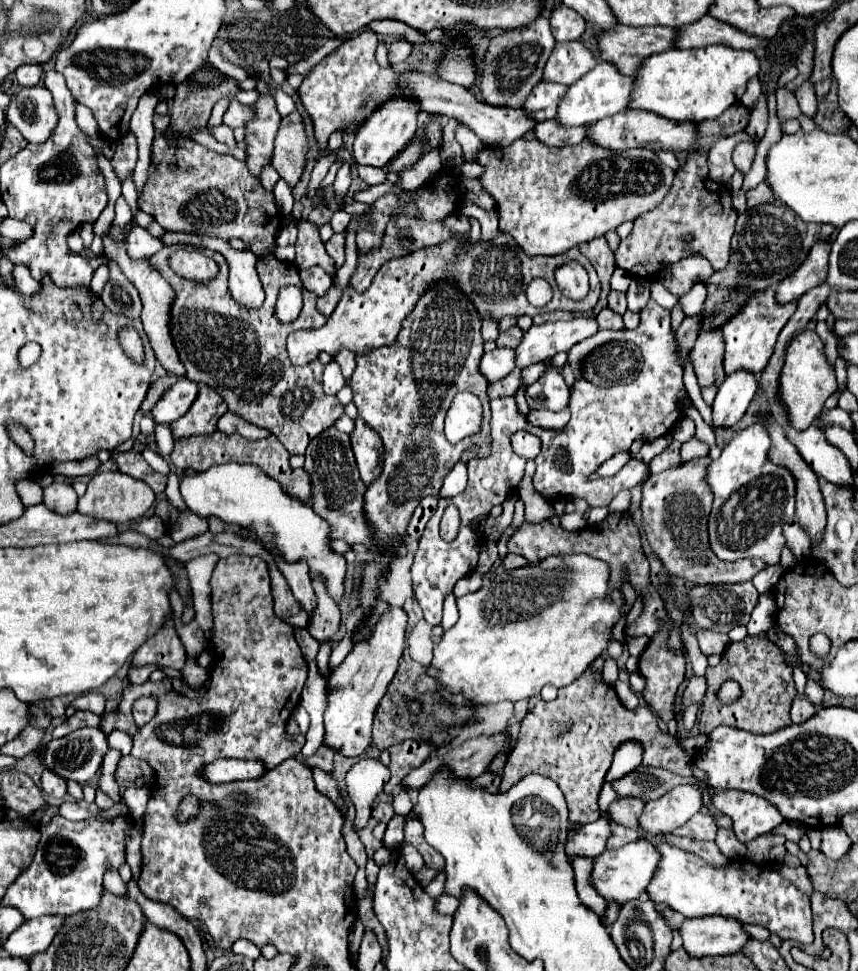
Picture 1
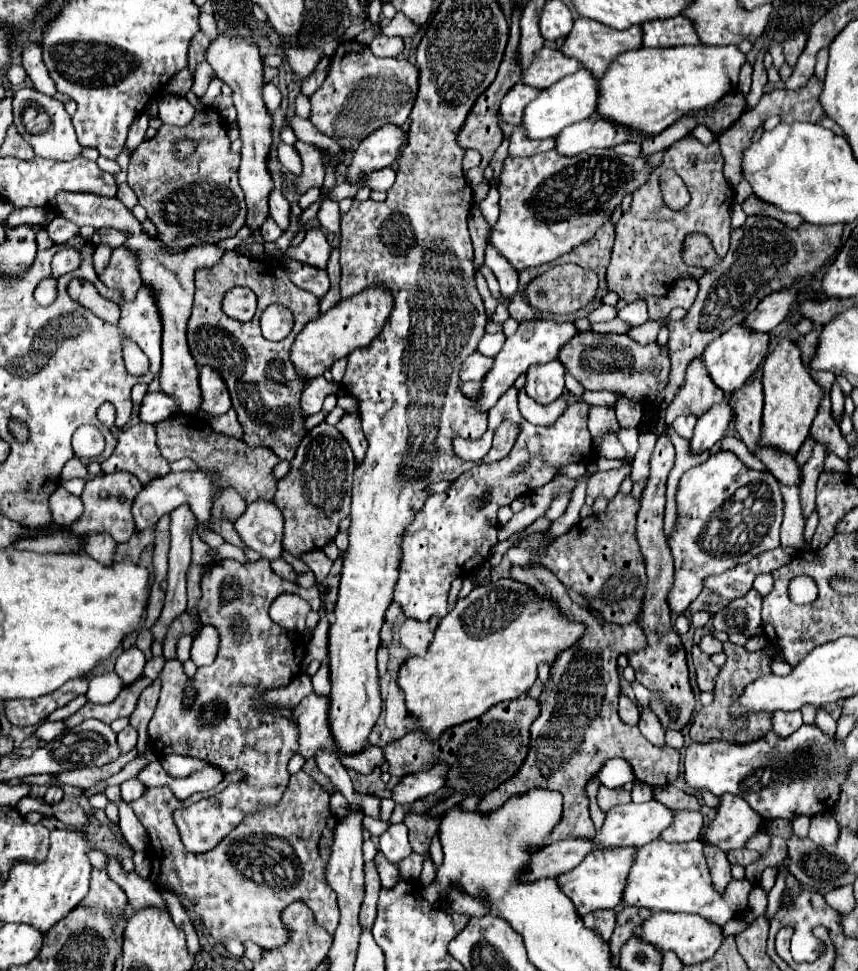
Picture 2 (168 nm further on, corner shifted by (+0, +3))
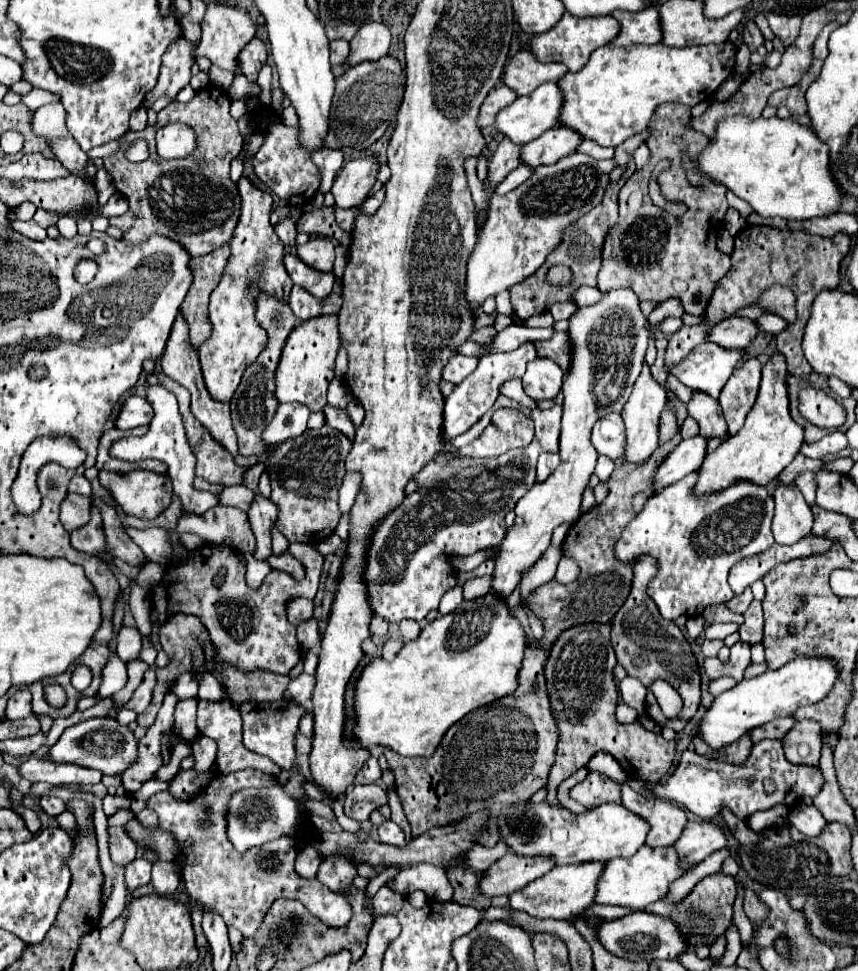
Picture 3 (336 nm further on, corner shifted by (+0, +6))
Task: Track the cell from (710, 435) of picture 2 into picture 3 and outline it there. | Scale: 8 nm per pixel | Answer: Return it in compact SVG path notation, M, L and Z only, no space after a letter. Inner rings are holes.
M695 435L691 439L683 439L671 453L669 459L665 459L655 473L655 493L663 487L683 479L687 473L699 469L703 463L705 451L707 451L707 437Z

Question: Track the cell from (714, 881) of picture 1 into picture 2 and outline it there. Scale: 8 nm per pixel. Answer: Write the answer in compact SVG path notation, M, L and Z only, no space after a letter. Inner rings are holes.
M657 838L651 844L639 848L635 854L623 890L623 906L639 906L651 912L665 910L681 914L699 914L701 918L723 926L727 920L747 910L747 896L747 880L733 880L725 892L715 892L709 868L705 864L703 844L699 840L687 844L669 844Z

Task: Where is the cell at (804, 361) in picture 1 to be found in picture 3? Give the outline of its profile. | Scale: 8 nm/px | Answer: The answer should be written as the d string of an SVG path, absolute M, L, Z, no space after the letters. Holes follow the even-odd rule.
M775 351L763 365L761 389L751 413L747 415L745 425L737 435L731 435L713 453L705 455L705 461L699 469L699 481L695 485L697 495L721 491L739 479L755 481L757 485L769 485L795 459L803 445L805 431L799 423L793 421L789 411L789 375L791 373L787 369L787 359L783 357L783 353Z

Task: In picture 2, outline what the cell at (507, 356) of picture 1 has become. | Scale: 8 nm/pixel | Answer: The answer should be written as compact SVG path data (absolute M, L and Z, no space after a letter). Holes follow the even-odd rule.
M473 352L463 362L463 366L459 370L459 378L463 382L467 382L467 380L475 380L475 382L483 380L483 372L487 372L487 368L491 368L491 362L493 362L493 358L487 358L487 356L479 354L479 352Z

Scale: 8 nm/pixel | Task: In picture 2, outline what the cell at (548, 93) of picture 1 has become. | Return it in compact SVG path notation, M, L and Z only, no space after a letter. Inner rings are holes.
M515 84L503 98L503 104L499 106L499 114L503 118L503 122L507 124L519 124L521 116L523 116L523 108L535 100L535 96L539 96L539 92L535 92L535 88L527 88L525 84Z

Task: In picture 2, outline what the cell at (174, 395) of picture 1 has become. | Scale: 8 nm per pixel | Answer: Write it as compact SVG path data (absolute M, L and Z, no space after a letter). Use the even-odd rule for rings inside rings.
M147 392L139 408L139 418L141 422L159 424L175 412L179 412L179 406L175 404L175 400L171 400L169 396L163 396L163 392Z

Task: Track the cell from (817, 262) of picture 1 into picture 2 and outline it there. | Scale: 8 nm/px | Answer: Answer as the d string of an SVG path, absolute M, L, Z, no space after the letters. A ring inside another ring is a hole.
M793 288L791 292L775 292L775 296L767 296L763 304L745 316L743 326L751 332L771 332L779 322L785 320L801 290L803 288Z

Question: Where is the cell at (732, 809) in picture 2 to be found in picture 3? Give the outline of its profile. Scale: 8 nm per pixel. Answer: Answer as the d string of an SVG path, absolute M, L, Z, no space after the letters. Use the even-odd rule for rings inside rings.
M699 821L689 823L675 849L683 863L701 863L707 855L723 849L727 845L727 831L723 823Z

